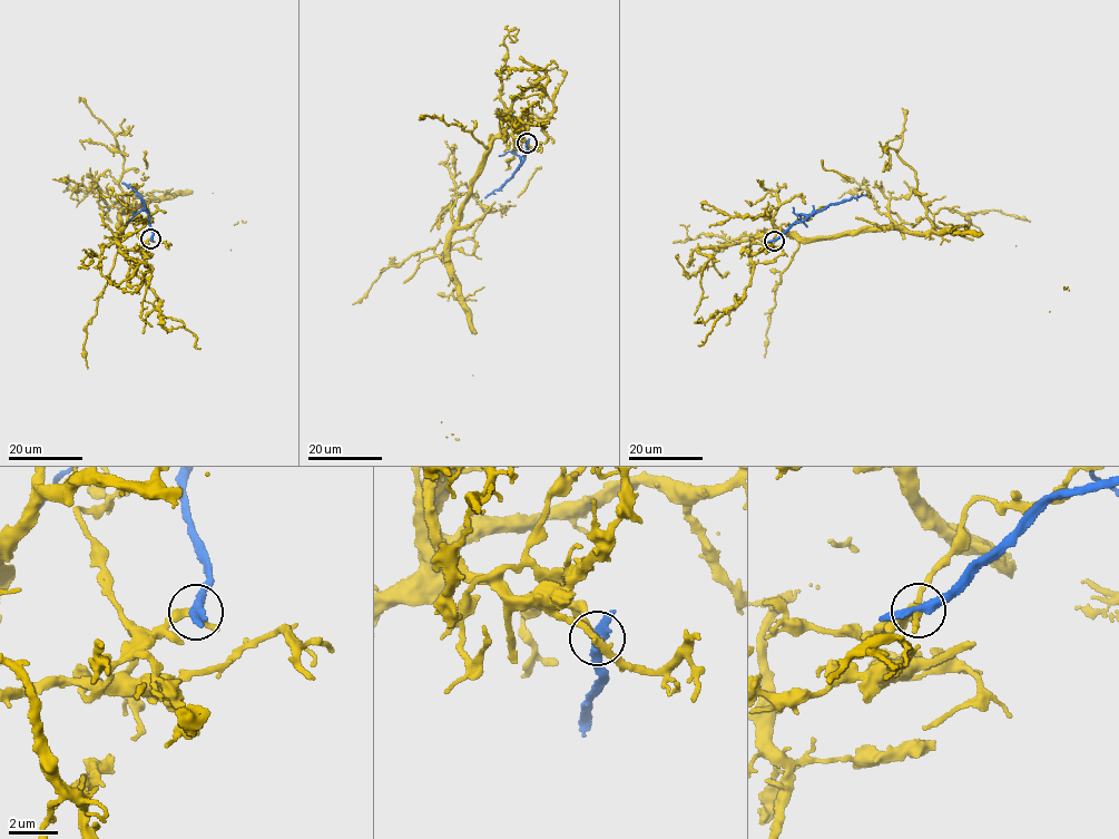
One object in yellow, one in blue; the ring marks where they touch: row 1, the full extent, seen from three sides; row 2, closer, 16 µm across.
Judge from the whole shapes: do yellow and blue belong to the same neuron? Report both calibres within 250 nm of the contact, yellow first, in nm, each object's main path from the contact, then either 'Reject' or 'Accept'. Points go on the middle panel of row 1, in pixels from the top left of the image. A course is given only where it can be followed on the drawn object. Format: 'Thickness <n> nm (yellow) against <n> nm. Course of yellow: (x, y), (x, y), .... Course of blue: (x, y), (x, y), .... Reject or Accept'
Thickness 320 nm (yellow) against 320 nm. Course of yellow: (527, 143), (508, 134), (501, 118), (451, 236), (451, 281), (474, 334), (459, 439). Course of blue: (527, 143), (523, 159), (511, 176), (484, 197). Reject

